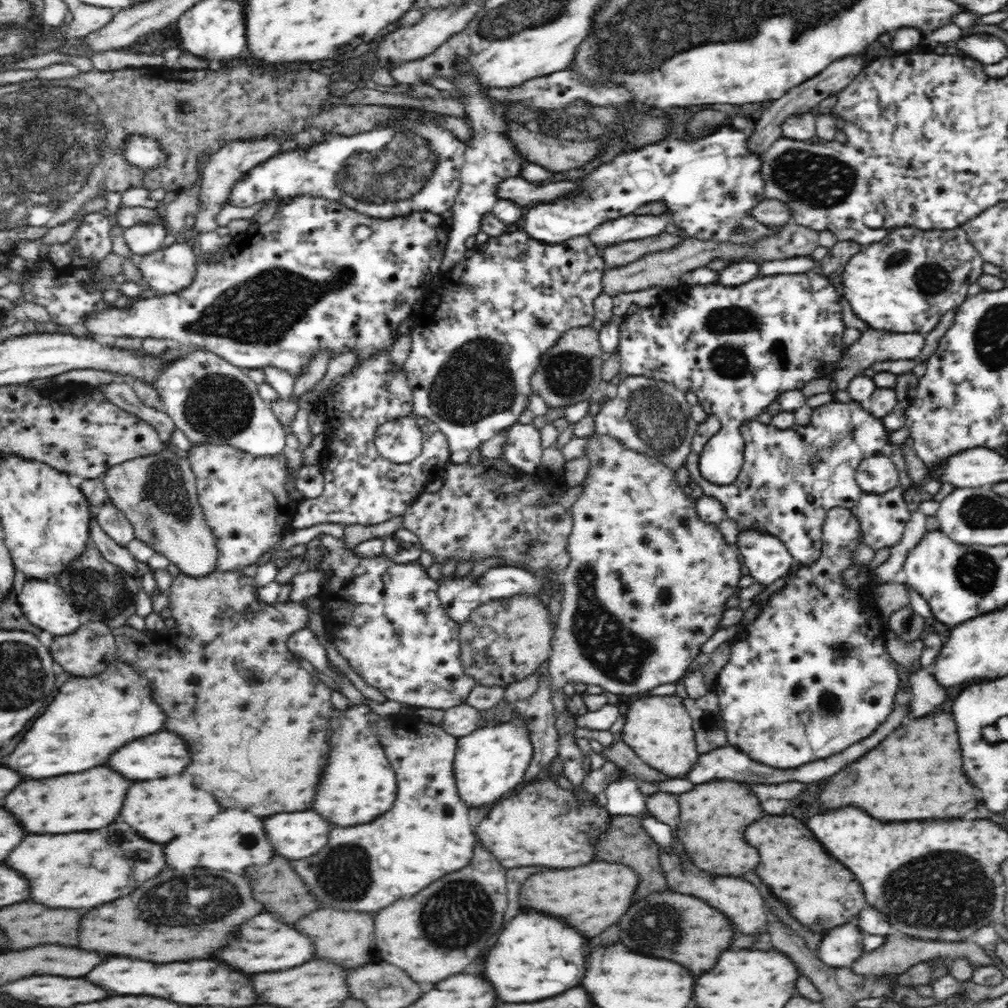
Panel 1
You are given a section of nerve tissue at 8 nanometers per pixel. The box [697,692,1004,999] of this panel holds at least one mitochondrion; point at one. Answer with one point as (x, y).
(944, 890)

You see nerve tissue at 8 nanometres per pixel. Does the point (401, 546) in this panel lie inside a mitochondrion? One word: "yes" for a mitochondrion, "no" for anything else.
no

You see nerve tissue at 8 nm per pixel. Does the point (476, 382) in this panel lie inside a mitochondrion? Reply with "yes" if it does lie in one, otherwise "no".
yes

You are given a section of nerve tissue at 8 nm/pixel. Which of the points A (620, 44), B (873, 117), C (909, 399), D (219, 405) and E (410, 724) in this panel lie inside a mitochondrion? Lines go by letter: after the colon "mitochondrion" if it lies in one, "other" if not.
A: mitochondrion
B: other
C: other
D: mitochondrion
E: other

